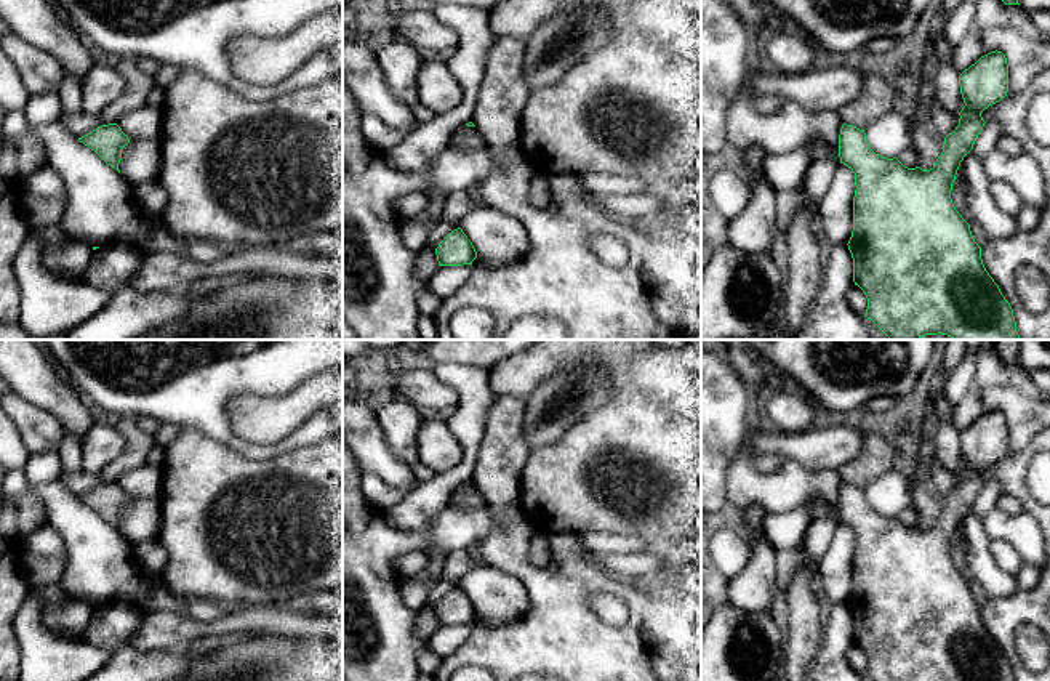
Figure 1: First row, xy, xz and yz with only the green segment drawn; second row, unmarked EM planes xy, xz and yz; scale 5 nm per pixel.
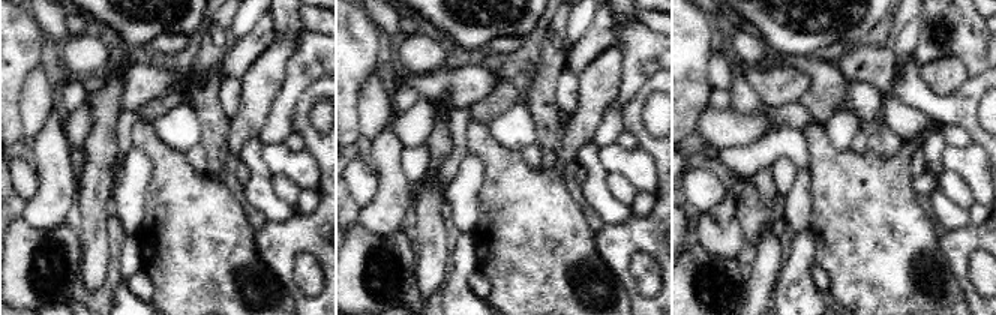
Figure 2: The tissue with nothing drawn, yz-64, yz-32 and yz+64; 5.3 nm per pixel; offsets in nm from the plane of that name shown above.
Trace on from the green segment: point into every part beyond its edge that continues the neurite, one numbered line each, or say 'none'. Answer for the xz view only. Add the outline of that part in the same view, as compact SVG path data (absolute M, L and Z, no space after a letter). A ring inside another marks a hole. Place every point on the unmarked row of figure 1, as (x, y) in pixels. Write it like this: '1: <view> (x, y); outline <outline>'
none

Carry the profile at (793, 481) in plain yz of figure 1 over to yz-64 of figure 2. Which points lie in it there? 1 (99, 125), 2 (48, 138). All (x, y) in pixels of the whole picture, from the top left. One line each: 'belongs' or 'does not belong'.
1: does not belong
2: does not belong

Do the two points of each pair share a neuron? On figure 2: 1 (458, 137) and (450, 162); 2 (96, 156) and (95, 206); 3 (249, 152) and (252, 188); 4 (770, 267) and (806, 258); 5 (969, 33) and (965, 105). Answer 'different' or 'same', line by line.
1: same
2: same
3: same
4: different
5: different

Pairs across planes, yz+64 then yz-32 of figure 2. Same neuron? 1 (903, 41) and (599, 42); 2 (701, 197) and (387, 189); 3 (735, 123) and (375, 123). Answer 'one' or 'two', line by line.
1: two
2: two
3: one

